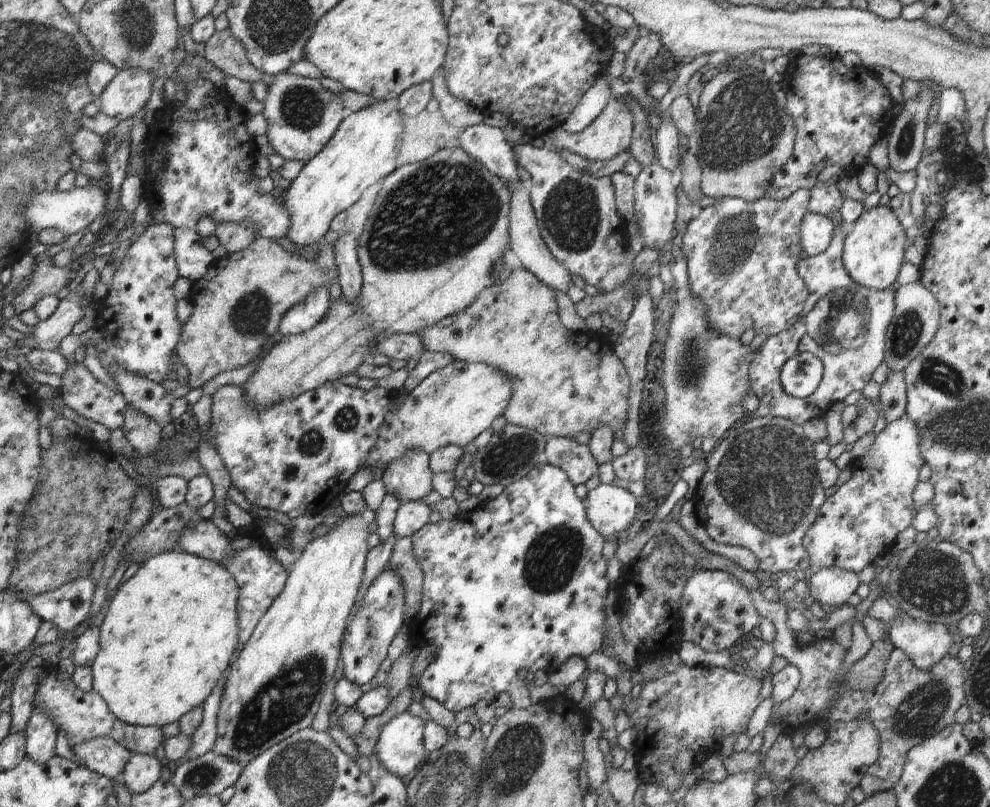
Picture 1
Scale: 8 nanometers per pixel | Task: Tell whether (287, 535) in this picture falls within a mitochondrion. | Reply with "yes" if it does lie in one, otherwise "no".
no

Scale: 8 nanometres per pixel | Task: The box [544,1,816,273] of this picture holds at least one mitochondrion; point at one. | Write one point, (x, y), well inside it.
(743, 123)

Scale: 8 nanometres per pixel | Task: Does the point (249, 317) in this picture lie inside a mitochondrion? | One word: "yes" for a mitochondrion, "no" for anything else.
yes

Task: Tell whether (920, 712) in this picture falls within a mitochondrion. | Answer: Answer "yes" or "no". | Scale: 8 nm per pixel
yes

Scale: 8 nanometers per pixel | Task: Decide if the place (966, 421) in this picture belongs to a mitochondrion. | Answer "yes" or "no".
yes

